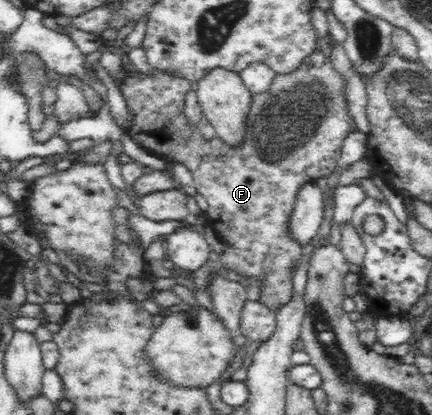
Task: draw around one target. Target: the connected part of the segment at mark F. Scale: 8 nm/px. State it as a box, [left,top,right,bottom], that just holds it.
[116,49,355,314]

